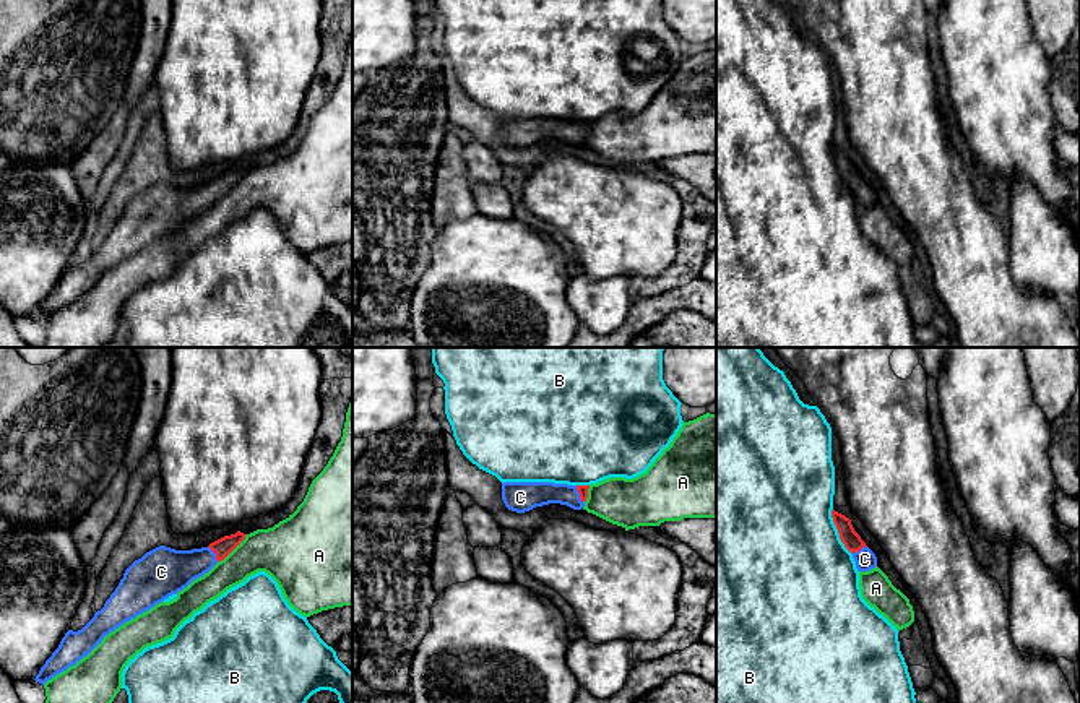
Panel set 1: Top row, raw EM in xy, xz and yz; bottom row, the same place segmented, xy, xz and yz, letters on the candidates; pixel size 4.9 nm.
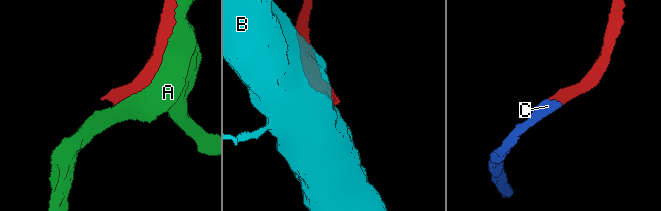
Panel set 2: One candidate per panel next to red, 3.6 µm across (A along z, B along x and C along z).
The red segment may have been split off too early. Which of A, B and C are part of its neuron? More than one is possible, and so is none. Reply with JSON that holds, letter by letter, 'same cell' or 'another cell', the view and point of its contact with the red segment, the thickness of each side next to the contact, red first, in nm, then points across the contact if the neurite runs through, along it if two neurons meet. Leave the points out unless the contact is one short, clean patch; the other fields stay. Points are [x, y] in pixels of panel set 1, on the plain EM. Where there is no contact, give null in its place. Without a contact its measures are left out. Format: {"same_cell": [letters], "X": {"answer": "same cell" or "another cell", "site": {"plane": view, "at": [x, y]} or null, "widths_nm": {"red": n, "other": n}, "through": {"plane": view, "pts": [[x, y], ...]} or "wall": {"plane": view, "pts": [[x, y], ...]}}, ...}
{"same_cell": ["C"], "A": {"answer": "another cell", "site": {"plane": "xy", "at": [233, 185]}, "widths_nm": {"red": 90, "other": 260}}, "B": {"answer": "another cell", "site": {"plane": "yz", "at": [838, 168]}, "widths_nm": {"red": 90, "other": 500}}, "C": {"answer": "same cell", "site": {"plane": "xy", "at": [215, 189]}, "widths_nm": {"red": 90, "other": 220}, "through": {"plane": "xy", "pts": [[224, 182], [215, 189], [194, 200], [168, 207]]}}}

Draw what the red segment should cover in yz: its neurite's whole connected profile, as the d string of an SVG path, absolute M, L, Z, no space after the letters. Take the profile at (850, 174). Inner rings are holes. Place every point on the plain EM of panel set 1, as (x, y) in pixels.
M832 146L832 154L838 166L841 179L853 190L858 208L869 208L875 205L877 193L854 167L851 156L835 146Z

